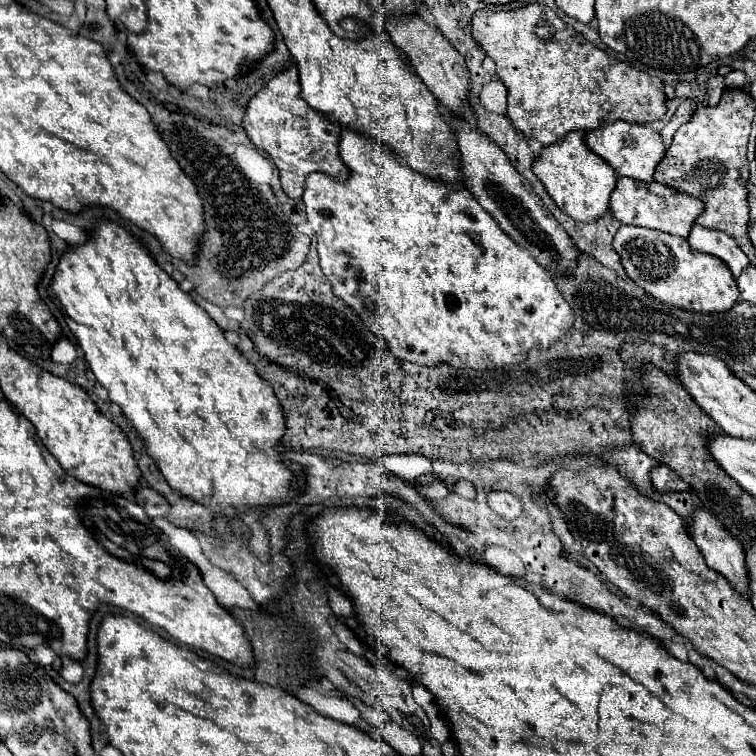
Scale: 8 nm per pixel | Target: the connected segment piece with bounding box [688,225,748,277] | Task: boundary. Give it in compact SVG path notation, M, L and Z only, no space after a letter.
M694 225L690 235L688 235L688 243L696 251L702 251L702 253L708 253L708 255L722 259L730 267L734 277L738 277L748 265L748 257L742 253L738 243L722 231Z

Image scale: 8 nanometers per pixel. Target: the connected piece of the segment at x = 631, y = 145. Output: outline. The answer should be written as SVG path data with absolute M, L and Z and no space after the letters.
M614 121L610 125L604 125L586 133L586 143L620 177L630 177L644 183L652 181L654 169L664 159L664 153L666 153L664 139L658 131L654 131L650 125L638 125L638 123L626 123L626 121Z

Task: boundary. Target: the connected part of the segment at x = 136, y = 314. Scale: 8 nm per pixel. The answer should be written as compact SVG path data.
M100 223L98 229L94 233L90 233L88 243L84 245L76 245L72 249L68 249L56 269L54 275L54 283L50 287L50 293L56 295L56 299L60 301L60 305L64 307L66 315L76 323L72 327L74 337L78 339L82 351L84 351L84 359L90 367L90 371L94 373L96 381L108 389L110 393L110 401L118 403L122 407L124 417L132 423L132 427L138 431L140 439L146 445L148 455L156 461L160 473L164 475L164 479L168 481L168 485L178 491L182 497L202 503L210 509L214 509L214 513L218 515L226 515L224 509L236 509L236 507L270 507L270 505L278 505L278 503L286 503L288 499L294 497L294 483L296 483L296 475L292 469L286 467L282 453L280 453L280 441L282 435L286 431L286 423L284 423L284 415L282 415L282 407L272 391L272 387L262 381L262 377L258 377L254 365L234 347L226 341L224 331L218 327L218 323L212 321L212 317L194 303L194 299L184 293L178 283L166 273L162 271L156 261L150 257L148 249L142 247L136 239L130 237L130 233L114 223Z

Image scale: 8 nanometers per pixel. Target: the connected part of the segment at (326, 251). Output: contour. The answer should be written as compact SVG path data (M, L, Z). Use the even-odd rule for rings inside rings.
M342 129L342 141L340 141L340 157L350 169L350 177L344 183L338 183L338 179L322 173L312 173L306 179L304 189L304 203L308 213L308 223L312 225L316 239L318 239L318 255L320 255L320 267L324 275L328 277L332 291L336 297L340 297L356 315L358 319L378 337L382 337L390 349L390 353L398 359L412 361L418 365L438 367L438 365L450 365L456 369L502 369L504 365L516 365L524 363L528 357L528 351L532 347L550 347L554 345L566 331L574 325L574 313L570 305L564 301L562 293L558 291L556 283L550 279L550 275L532 259L532 255L516 245L500 227L494 223L494 219L482 211L474 195L470 195L468 189L450 189L448 185L434 183L432 179L412 171L406 165L400 165L396 155L392 155L388 149L380 147L380 143L374 143L372 137L358 133L354 129Z

